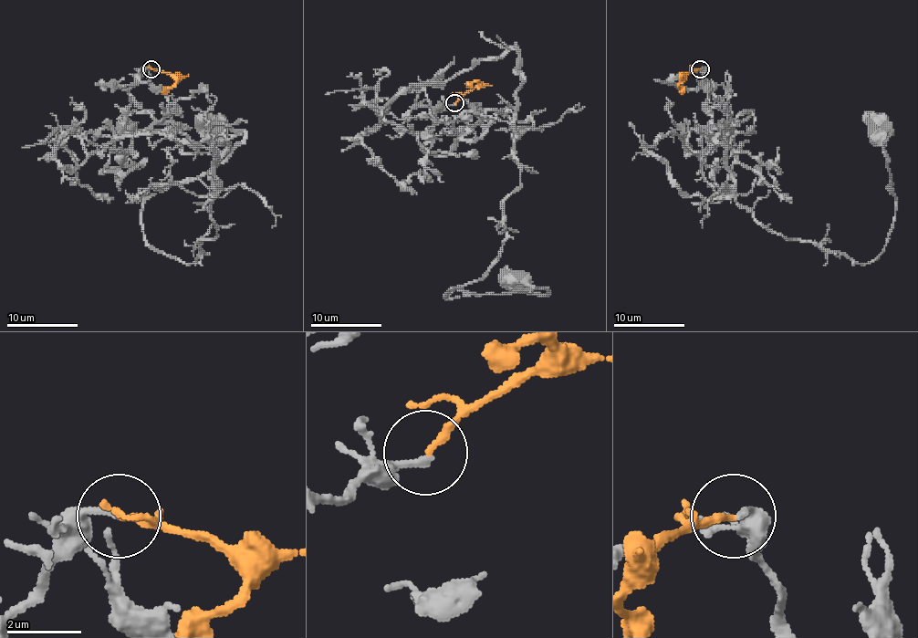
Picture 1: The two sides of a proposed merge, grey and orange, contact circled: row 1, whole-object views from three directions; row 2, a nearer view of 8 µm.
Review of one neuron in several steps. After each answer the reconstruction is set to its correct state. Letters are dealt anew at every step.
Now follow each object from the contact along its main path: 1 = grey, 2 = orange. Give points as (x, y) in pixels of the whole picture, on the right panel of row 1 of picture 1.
1: (701, 68), (731, 131), (738, 122), (707, 135), (702, 174), (718, 195), (861, 264), (895, 217), (877, 130)
2: (701, 68), (693, 68), (681, 81), (681, 92)

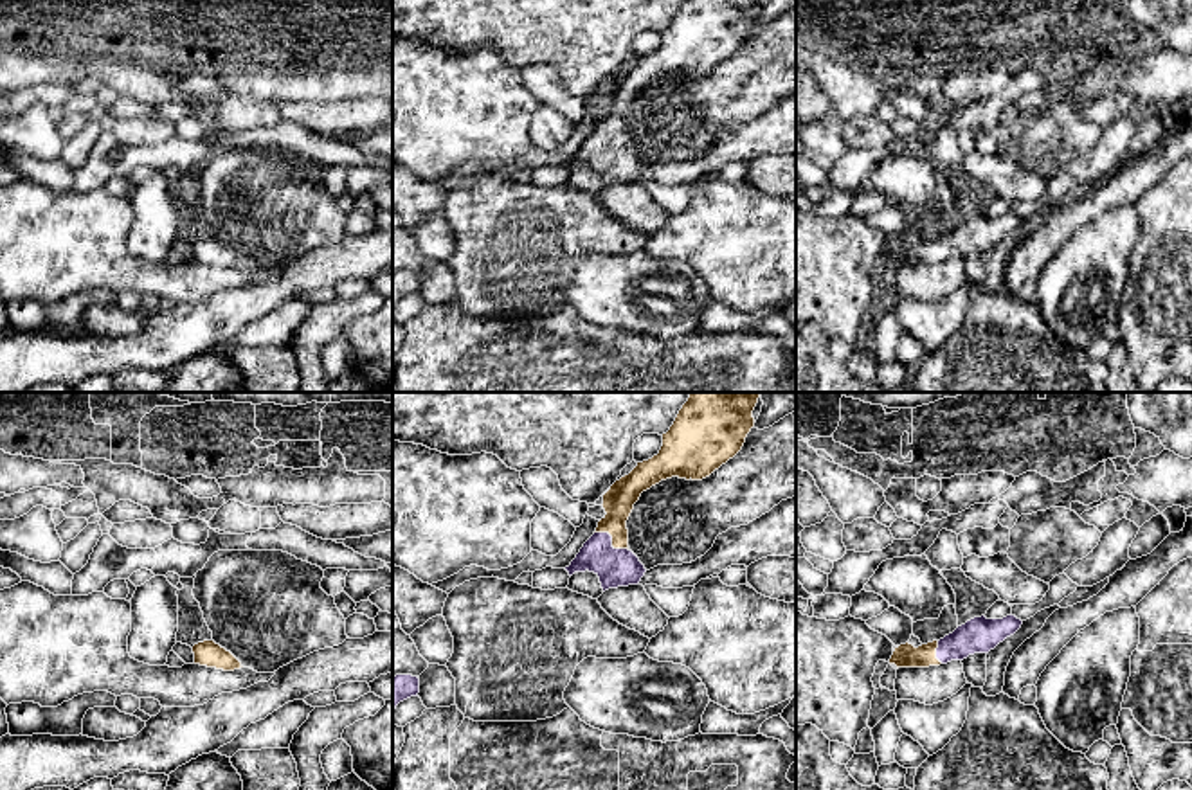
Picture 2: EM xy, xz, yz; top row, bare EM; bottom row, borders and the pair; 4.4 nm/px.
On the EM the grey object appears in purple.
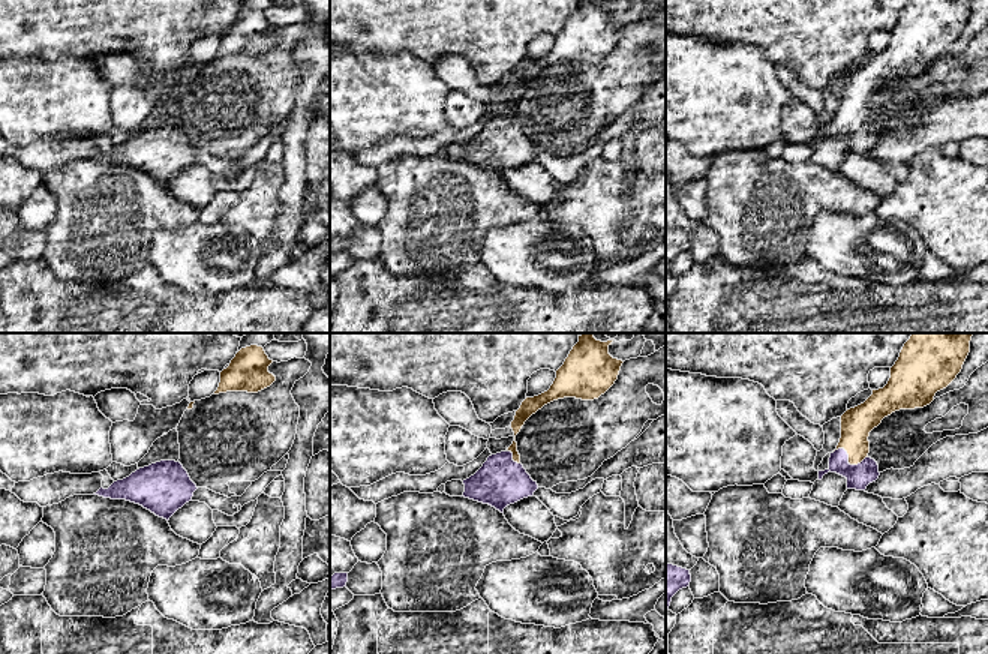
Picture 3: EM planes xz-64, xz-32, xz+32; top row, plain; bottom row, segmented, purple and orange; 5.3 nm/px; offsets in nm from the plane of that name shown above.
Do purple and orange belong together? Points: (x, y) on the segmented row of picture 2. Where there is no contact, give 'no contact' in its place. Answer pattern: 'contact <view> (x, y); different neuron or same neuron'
contact xz (611, 540); same neuron

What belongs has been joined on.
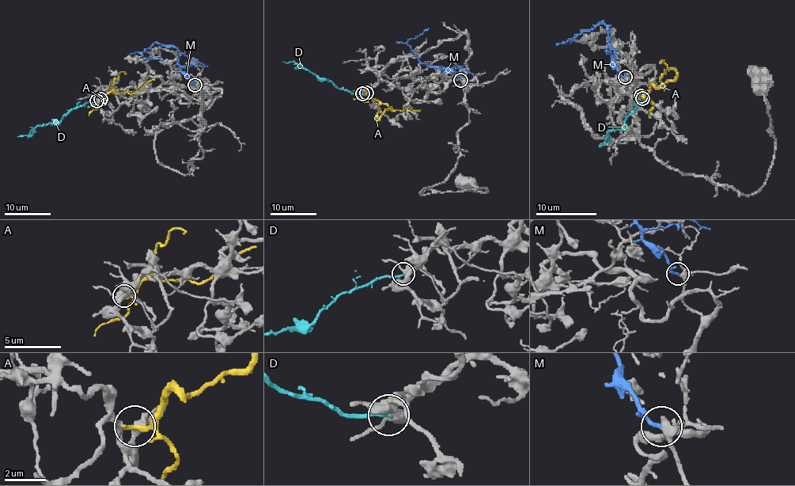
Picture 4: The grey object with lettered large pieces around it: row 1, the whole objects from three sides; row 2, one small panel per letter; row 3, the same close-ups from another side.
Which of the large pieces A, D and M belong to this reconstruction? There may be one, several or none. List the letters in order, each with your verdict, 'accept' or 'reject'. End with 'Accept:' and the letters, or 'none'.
A: reject
D: reject
M: accept
Accept: M

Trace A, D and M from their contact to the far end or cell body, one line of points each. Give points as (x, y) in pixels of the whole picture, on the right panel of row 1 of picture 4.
A: (641, 96), (652, 85), (664, 89), (660, 80), (664, 69)
D: (643, 98), (622, 125), (610, 131), (600, 145)
M: (625, 77), (614, 65), (608, 28), (602, 22), (577, 34), (573, 40), (557, 45)

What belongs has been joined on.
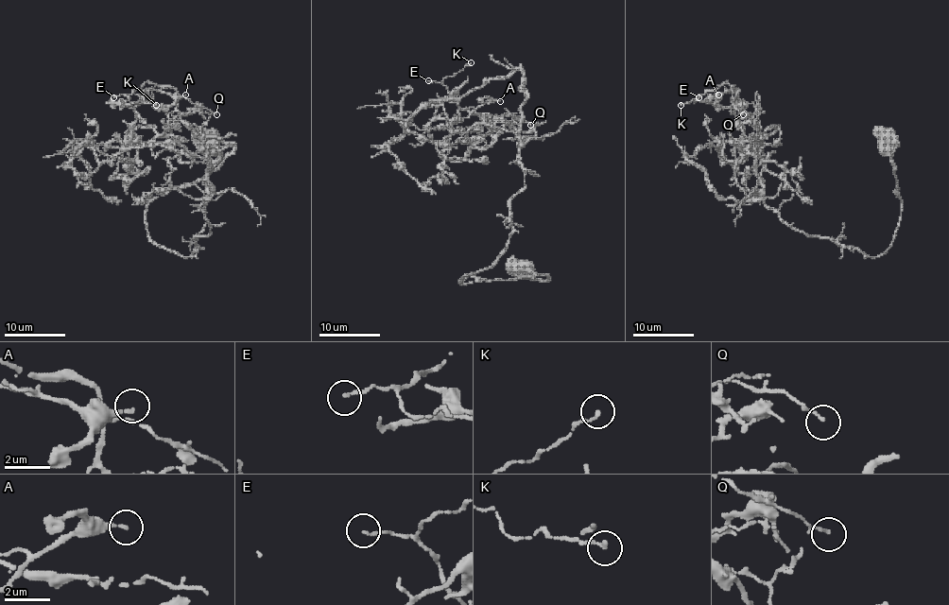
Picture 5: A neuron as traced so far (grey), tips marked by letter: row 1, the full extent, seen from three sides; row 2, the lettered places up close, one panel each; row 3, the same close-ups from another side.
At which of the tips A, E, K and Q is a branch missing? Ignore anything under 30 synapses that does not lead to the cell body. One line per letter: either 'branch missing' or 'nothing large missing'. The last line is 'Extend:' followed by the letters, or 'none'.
A: nothing large missing
E: nothing large missing
K: nothing large missing
Q: nothing large missing
Extend: none

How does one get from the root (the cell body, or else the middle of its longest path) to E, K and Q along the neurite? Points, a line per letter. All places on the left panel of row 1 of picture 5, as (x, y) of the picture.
E: (205, 142), (216, 167), (146, 200), (148, 236), (182, 256), (210, 233), (212, 160), (173, 88), (113, 97)
K: (205, 142), (216, 167), (146, 200), (182, 256), (210, 233), (212, 160), (173, 88), (129, 95), (156, 105)
Q: (205, 142), (216, 167), (146, 200), (148, 236), (182, 256), (210, 233), (212, 160), (175, 119), (216, 114)

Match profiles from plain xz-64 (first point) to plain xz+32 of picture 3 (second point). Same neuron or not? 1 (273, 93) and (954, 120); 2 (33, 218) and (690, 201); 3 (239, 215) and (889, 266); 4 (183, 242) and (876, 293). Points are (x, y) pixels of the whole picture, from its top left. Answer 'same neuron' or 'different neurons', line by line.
1: different neurons
2: same neuron
3: different neurons
4: different neurons

